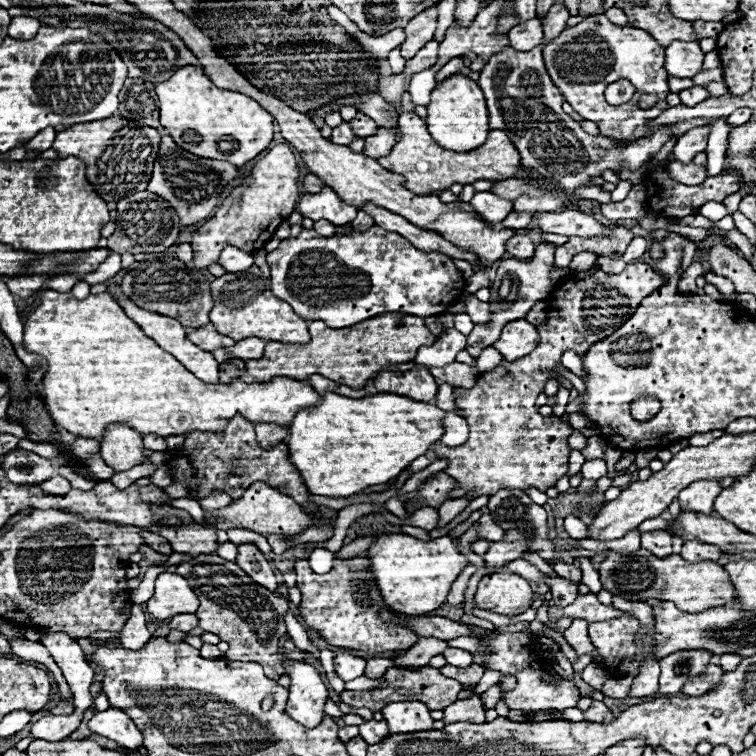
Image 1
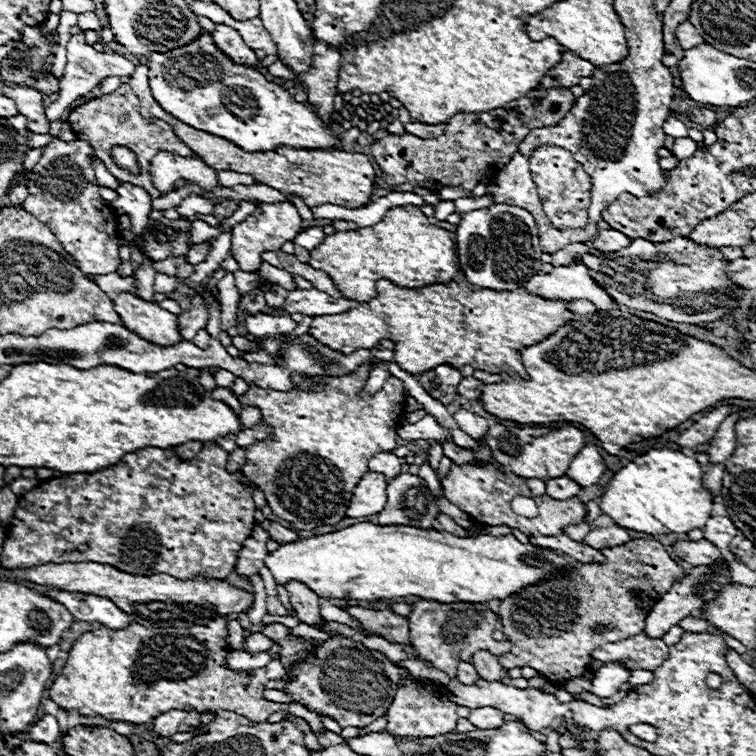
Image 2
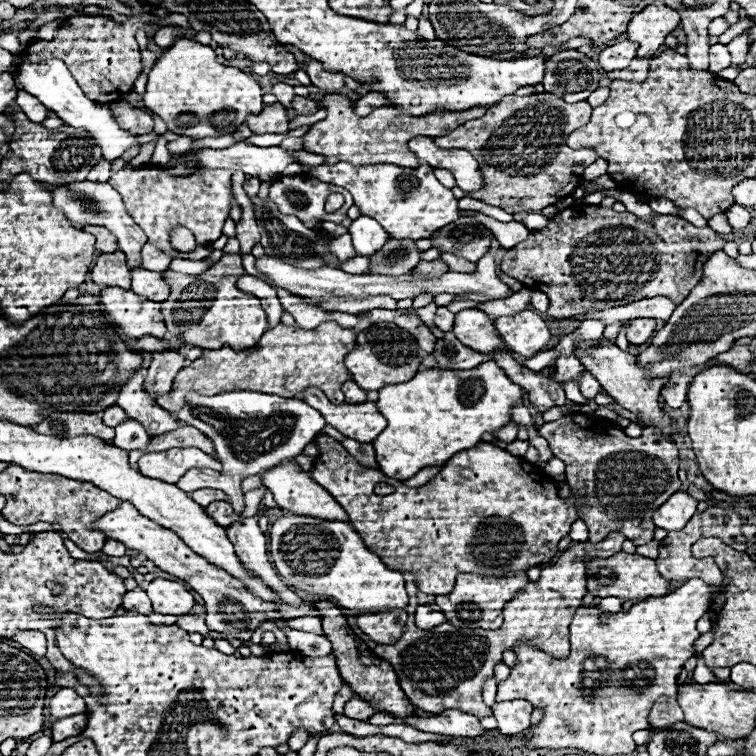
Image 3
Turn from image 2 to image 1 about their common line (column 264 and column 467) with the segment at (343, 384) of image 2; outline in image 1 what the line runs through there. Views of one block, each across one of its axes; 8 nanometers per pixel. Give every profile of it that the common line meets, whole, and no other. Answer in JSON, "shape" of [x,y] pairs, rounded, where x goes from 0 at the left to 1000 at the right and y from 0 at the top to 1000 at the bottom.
{"shape":[[[852,347],[831,349],[820,362],[780,354],[757,360],[757,365],[743,370],[722,397],[722,426],[712,431],[714,455],[709,463],[688,476],[664,476],[653,489],[635,492],[627,513],[601,513],[603,542],[616,553],[622,579],[603,593],[571,587],[569,598],[577,606],[593,608],[587,624],[603,635],[603,646],[614,646],[614,651],[630,648],[624,659],[632,659],[653,656],[659,648],[696,651],[698,646],[712,646],[722,651],[735,643],[751,624],[751,603],[757,598],[751,579],[759,566],[738,550],[717,550],[709,545],[709,526],[728,500],[735,500],[743,513],[757,516],[757,505],[735,495],[746,466],[759,463],[765,471],[772,471],[788,450],[810,442],[810,381],[828,392],[833,402],[847,402],[878,373],[878,365]]]}

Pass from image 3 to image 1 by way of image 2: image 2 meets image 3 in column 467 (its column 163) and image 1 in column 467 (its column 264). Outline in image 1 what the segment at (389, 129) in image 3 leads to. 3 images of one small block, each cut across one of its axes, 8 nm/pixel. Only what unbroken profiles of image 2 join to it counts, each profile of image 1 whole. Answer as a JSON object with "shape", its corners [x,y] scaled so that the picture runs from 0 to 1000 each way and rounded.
{"shape":[[[532,148],[526,153],[526,169],[532,175],[532,183],[524,188],[519,201],[508,209],[500,209],[500,214],[505,217],[505,222],[513,222],[516,228],[532,230],[537,235],[537,246],[550,257],[574,257],[593,251],[598,243],[616,246],[627,243],[630,238],[672,238],[685,233],[688,228],[688,201],[661,172],[648,172],[643,190],[638,190],[630,198],[598,201],[579,193],[571,185],[563,169],[563,159],[550,153],[548,148]]]}

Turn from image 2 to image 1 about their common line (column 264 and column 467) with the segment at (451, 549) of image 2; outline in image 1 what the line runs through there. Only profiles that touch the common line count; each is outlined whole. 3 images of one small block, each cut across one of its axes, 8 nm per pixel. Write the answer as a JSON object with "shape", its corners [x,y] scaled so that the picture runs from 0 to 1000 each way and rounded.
{"shape":[[[505,706],[489,722],[487,735],[492,743],[489,754],[497,759],[497,772],[511,802],[537,815],[561,815],[582,804],[598,770],[619,749],[619,738],[608,733],[593,709],[561,717],[537,706]]]}

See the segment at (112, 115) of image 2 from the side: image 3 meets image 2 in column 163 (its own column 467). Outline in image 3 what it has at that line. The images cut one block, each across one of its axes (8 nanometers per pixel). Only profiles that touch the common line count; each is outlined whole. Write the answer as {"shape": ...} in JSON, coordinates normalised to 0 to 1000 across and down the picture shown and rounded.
{"shape":[[[725,122],[704,124],[704,127],[675,124],[675,127],[667,127],[659,138],[648,140],[638,156],[619,159],[611,167],[606,167],[603,172],[598,172],[595,177],[577,180],[574,188],[582,196],[619,198],[632,212],[635,228],[640,235],[640,246],[635,251],[622,254],[619,259],[638,265],[648,272],[667,275],[675,283],[698,280],[698,278],[712,280],[712,278],[722,275],[725,270],[735,270],[746,259],[754,259],[759,254],[759,246],[765,246],[767,230],[772,228],[772,222],[780,220],[791,209],[788,198],[783,198],[783,196],[757,198],[749,193],[751,175],[759,175],[762,169],[770,169],[772,164],[778,164],[780,151],[783,151],[783,140],[775,132],[762,135],[762,138],[751,138],[751,135],[746,135],[738,127],[725,124]]]}

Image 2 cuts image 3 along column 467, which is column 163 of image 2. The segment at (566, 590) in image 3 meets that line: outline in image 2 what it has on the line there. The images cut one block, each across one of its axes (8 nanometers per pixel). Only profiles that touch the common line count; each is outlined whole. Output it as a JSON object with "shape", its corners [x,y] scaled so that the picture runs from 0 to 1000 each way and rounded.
{"shape":[[[288,817],[275,828],[254,831],[193,831],[172,825],[164,833],[132,828],[101,844],[82,892],[63,913],[82,939],[103,939],[106,947],[138,950],[143,955],[190,958],[228,937],[251,937],[262,944],[302,939],[325,947],[333,955],[349,955],[362,942],[376,942],[376,952],[392,958],[407,971],[410,958],[386,947],[381,931],[365,931],[347,923],[354,899],[378,894],[370,870],[357,873],[352,884],[333,889],[299,884],[304,854],[299,849],[299,820]]]}

